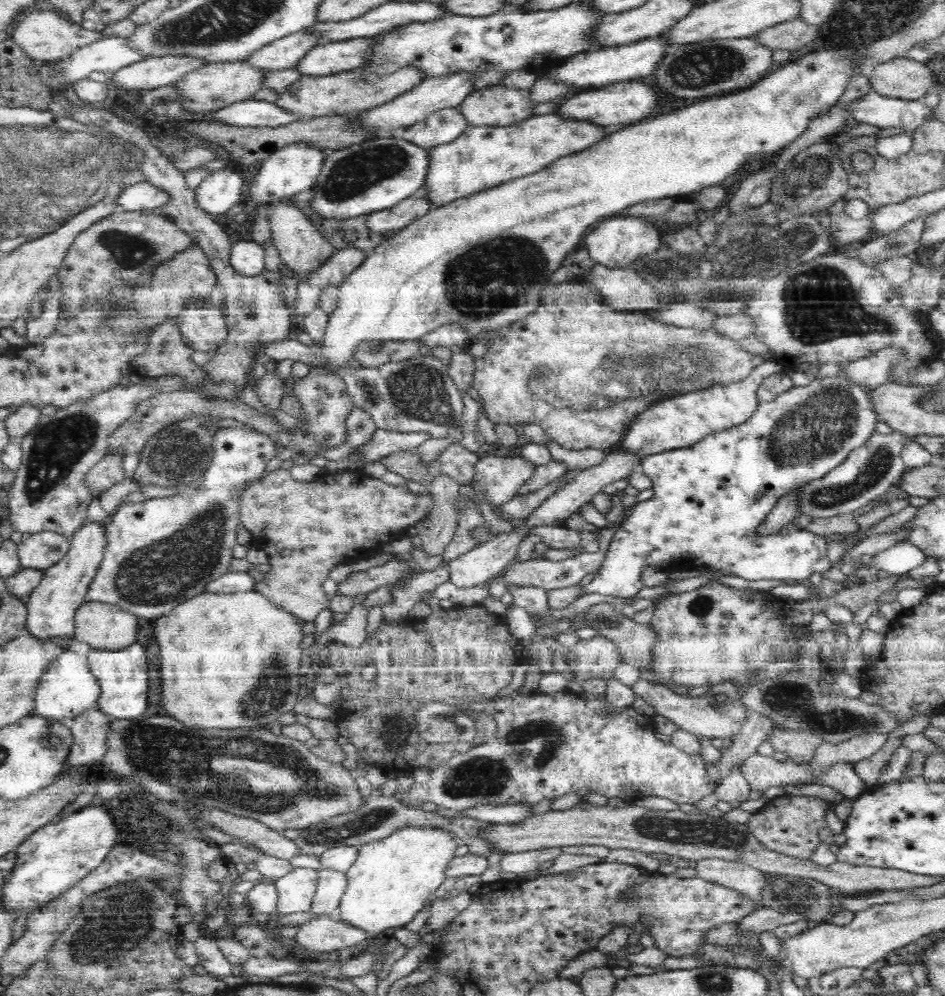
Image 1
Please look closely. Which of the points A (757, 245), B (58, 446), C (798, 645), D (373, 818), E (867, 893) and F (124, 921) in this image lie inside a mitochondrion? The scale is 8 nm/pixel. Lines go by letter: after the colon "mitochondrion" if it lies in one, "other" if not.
A: mitochondrion
B: mitochondrion
C: other
D: mitochondrion
E: other
F: mitochondrion

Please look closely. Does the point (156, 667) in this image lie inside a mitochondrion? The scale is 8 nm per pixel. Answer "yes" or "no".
no

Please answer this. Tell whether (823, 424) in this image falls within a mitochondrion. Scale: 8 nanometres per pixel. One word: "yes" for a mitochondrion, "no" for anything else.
yes

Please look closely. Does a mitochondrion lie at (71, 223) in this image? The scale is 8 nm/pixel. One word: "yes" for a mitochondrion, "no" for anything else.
yes

